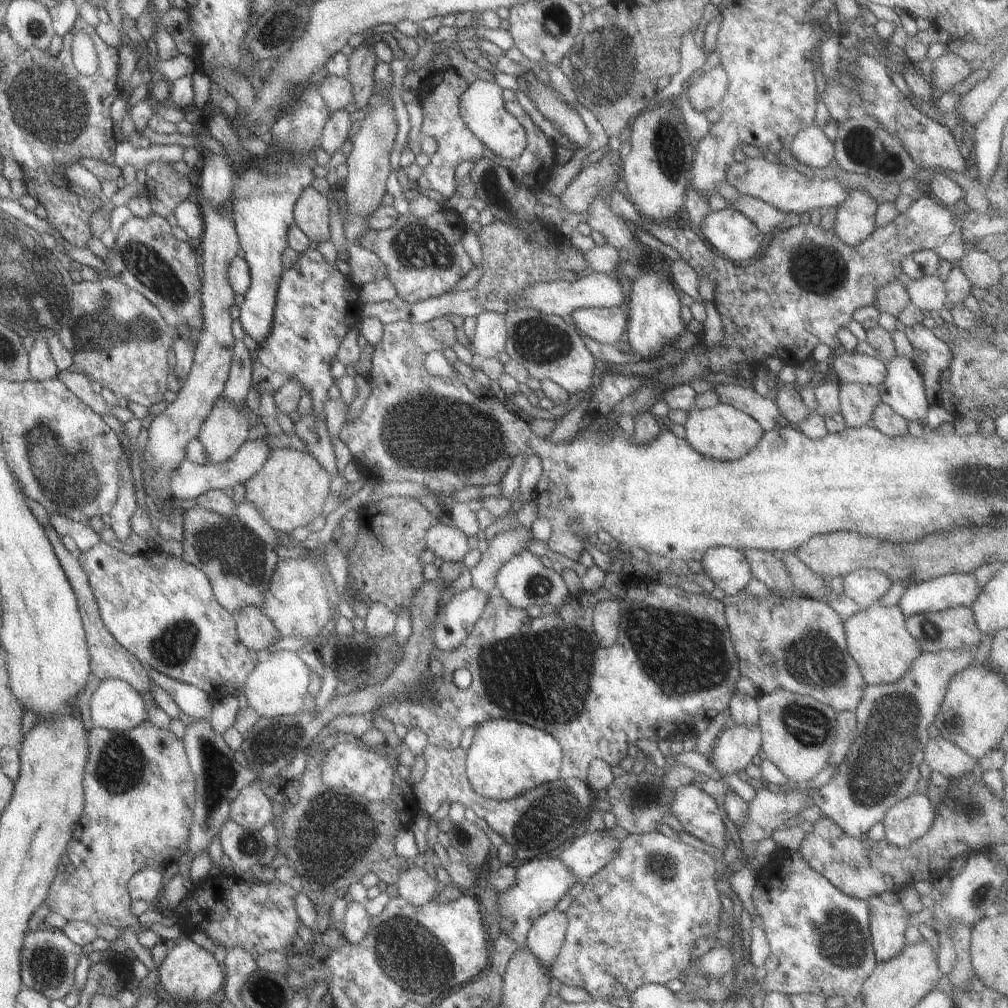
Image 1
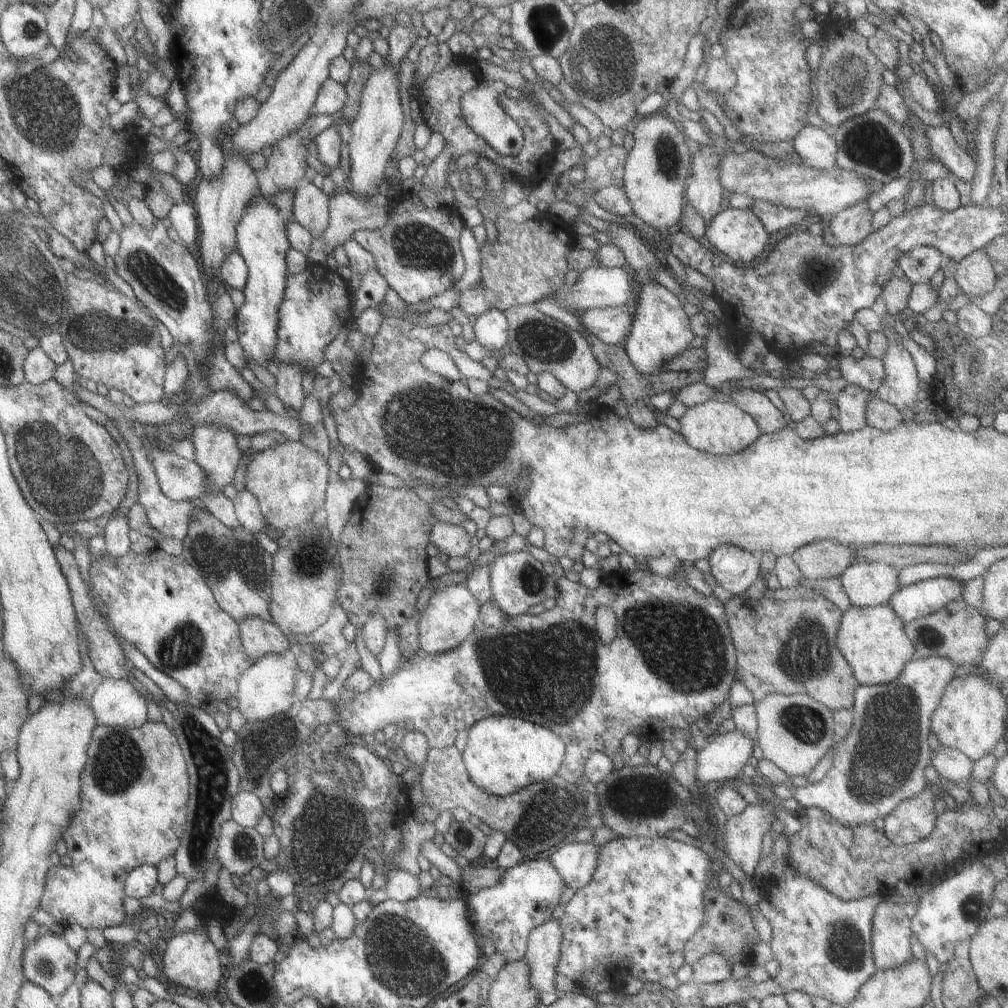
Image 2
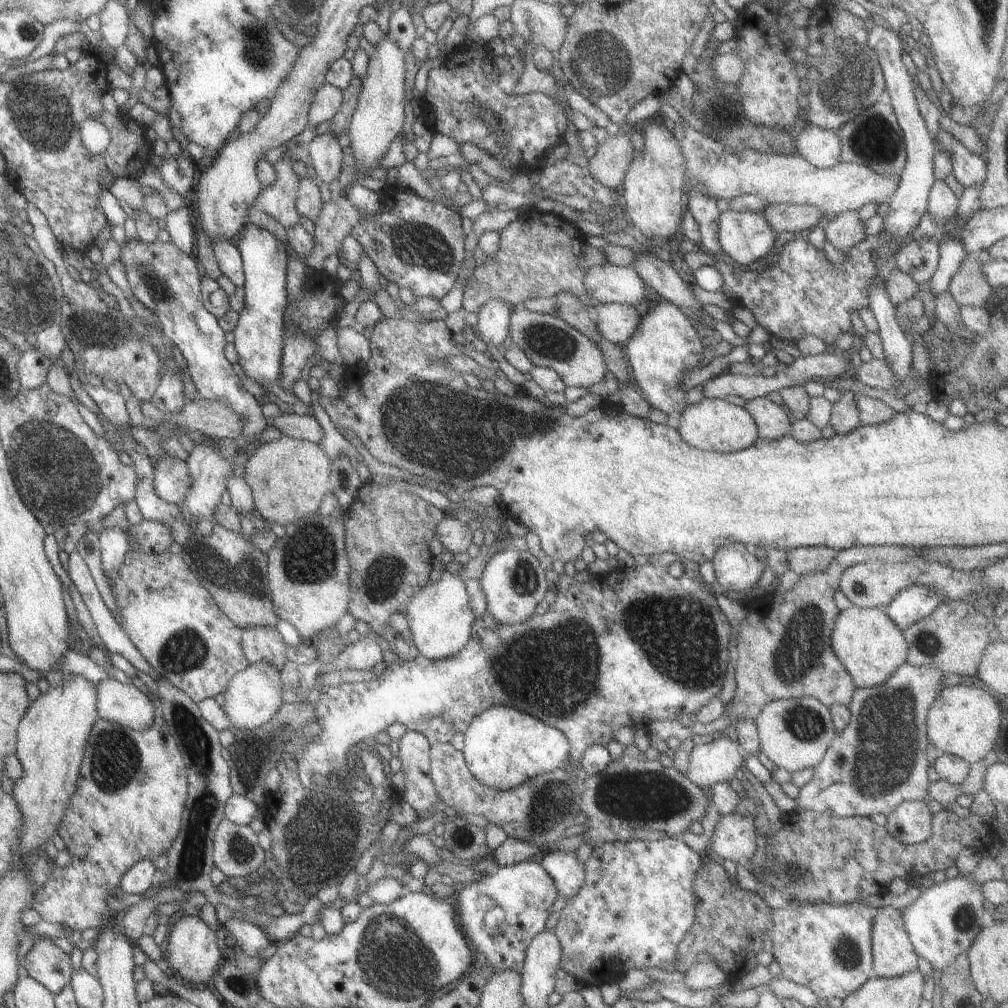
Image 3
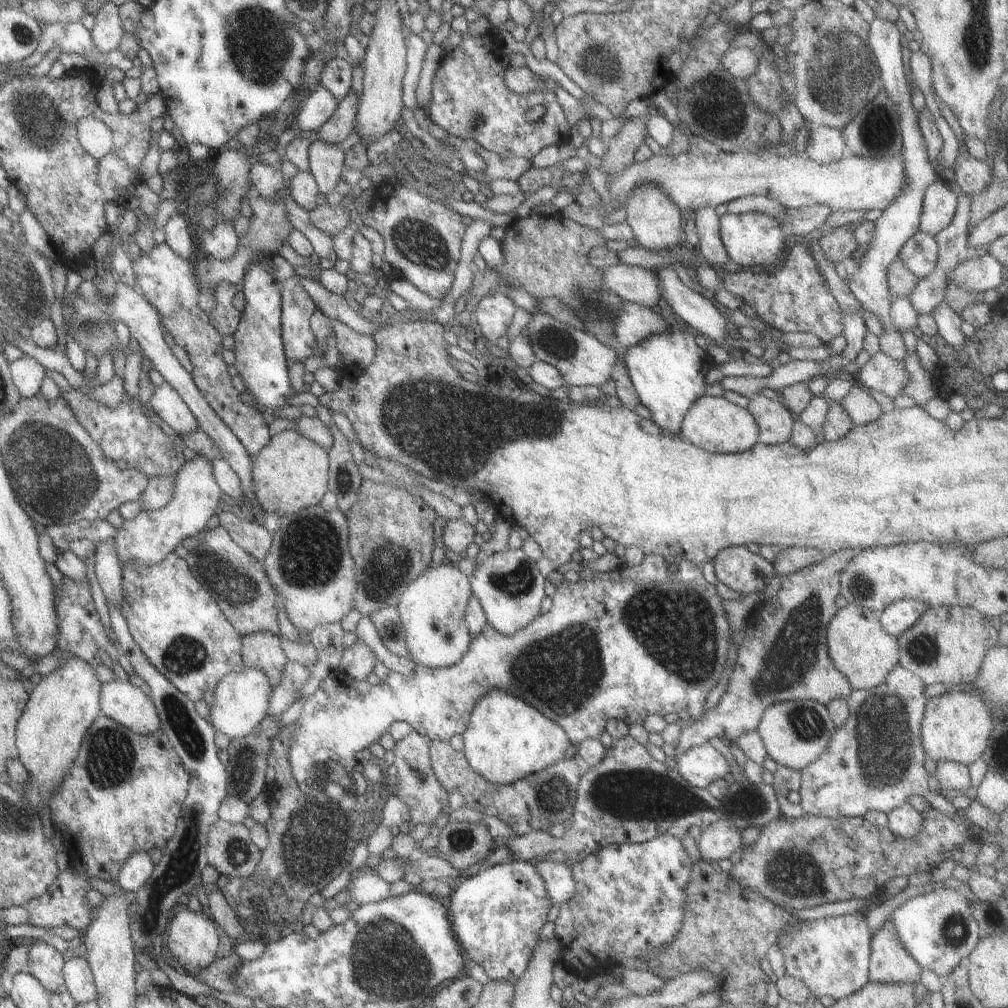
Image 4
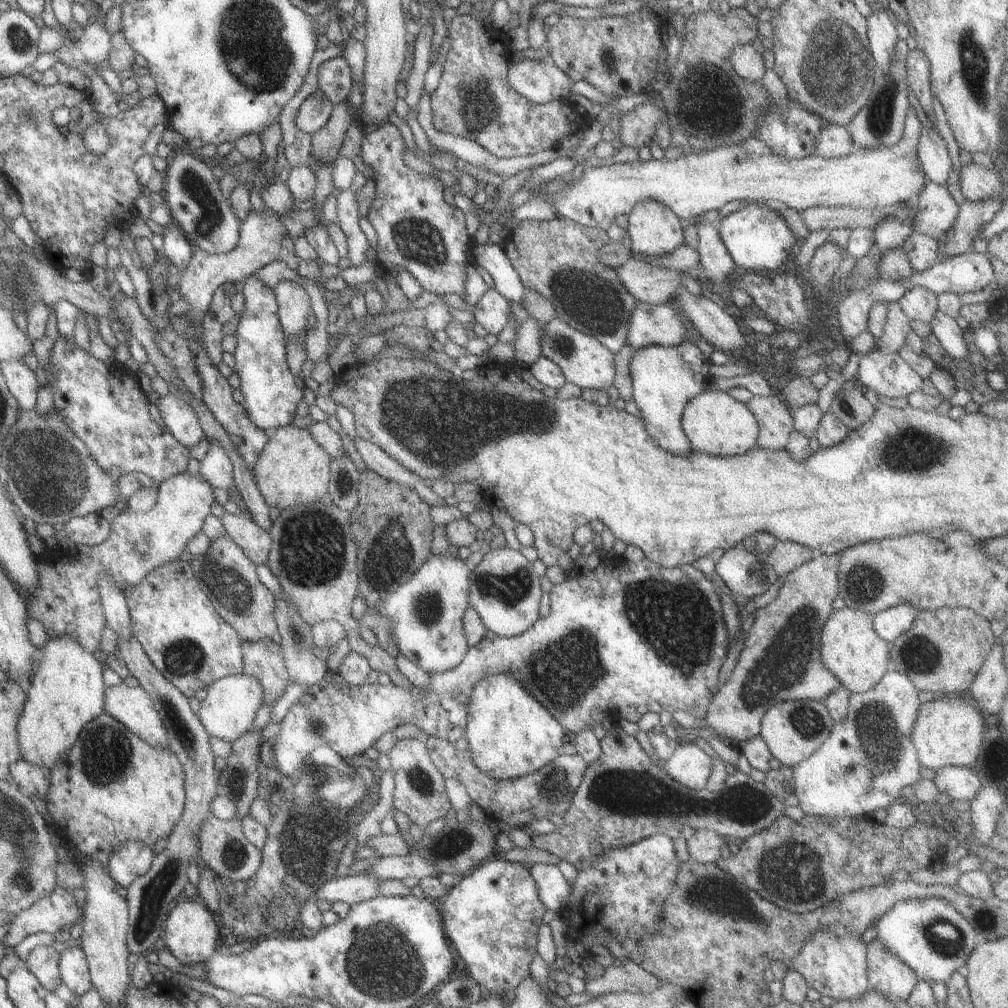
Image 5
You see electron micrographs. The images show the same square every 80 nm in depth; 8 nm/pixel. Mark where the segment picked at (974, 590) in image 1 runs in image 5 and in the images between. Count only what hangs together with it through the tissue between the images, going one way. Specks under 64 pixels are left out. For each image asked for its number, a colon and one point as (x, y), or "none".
2: (916, 600)
3: (912, 603)
4: (894, 618)
5: (889, 623)

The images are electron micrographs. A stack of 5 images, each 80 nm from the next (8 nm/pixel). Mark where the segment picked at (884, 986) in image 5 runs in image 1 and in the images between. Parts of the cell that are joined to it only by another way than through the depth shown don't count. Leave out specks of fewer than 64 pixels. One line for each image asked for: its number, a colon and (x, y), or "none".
1: (887, 922)
2: (889, 934)
3: (892, 955)
4: (889, 962)

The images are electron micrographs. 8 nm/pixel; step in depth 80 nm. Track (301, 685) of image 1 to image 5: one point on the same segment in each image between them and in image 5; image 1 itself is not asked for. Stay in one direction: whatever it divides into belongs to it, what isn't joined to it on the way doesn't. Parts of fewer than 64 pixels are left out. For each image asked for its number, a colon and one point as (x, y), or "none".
2: (263, 690)
3: (253, 695)
4: (240, 700)
5: (227, 711)

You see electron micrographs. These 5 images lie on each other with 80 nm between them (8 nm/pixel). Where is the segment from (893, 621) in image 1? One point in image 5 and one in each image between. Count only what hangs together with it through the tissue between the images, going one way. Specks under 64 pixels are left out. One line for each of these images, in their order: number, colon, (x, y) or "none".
2: (871, 640)
3: (870, 647)
4: (858, 647)
5: (849, 648)

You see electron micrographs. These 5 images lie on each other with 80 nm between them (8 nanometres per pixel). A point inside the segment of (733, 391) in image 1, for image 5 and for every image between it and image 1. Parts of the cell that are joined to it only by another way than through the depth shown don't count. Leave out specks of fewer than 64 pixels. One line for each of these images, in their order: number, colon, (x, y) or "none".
2: (767, 418)
3: (771, 421)
4: (774, 421)
5: (774, 420)

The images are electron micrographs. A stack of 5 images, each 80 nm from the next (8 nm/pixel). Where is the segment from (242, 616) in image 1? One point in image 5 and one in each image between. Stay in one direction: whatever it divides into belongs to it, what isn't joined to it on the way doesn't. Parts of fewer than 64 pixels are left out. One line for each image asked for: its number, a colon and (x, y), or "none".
2: (258, 638)
3: (258, 643)
4: (263, 651)
5: (262, 659)

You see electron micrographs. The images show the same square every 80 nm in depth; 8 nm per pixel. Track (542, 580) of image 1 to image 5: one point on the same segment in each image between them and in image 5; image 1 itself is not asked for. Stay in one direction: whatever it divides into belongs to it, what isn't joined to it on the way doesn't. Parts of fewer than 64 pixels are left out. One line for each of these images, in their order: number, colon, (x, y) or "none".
2: (517, 581)
3: (513, 583)
4: (509, 588)
5: (503, 589)

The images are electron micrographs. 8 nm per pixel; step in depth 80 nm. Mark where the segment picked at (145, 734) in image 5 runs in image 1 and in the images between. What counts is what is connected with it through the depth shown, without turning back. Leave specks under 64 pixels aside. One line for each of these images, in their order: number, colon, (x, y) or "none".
1: (114, 705)
2: (114, 702)
3: (124, 705)
4: (126, 704)

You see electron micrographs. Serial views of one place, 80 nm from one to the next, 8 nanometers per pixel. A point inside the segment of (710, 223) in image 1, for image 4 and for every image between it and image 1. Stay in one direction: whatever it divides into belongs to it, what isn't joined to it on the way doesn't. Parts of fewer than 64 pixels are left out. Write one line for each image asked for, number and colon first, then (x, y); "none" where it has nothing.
2: (738, 234)
3: (744, 236)
4: (750, 239)

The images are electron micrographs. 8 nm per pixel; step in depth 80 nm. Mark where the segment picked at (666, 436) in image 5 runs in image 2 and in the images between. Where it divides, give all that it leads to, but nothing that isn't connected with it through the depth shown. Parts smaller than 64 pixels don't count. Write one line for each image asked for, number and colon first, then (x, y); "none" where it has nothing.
2: (660, 331)
3: (664, 347)
4: (666, 370)

